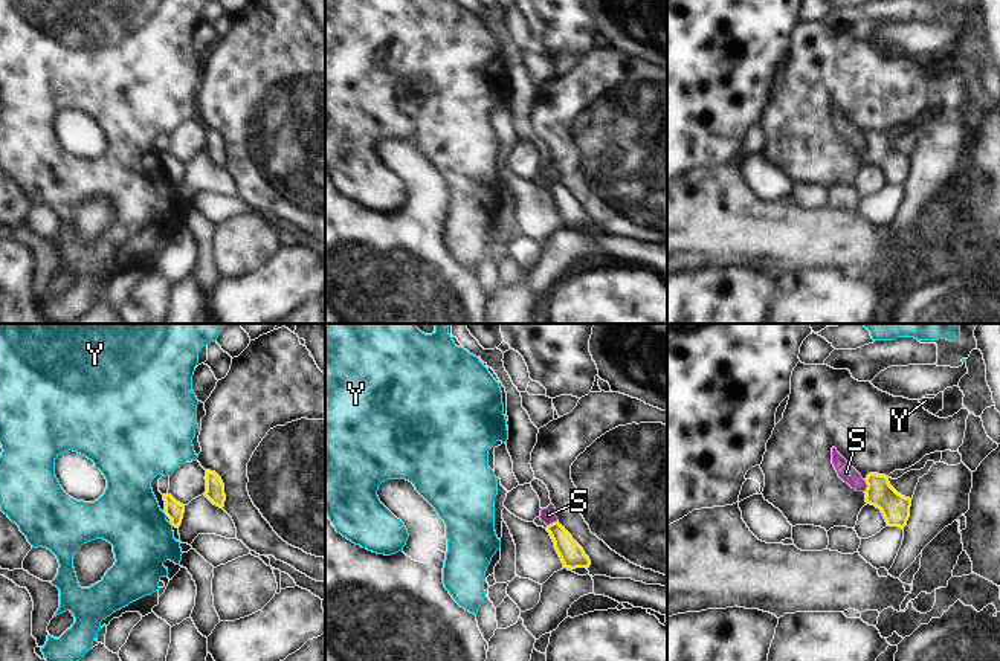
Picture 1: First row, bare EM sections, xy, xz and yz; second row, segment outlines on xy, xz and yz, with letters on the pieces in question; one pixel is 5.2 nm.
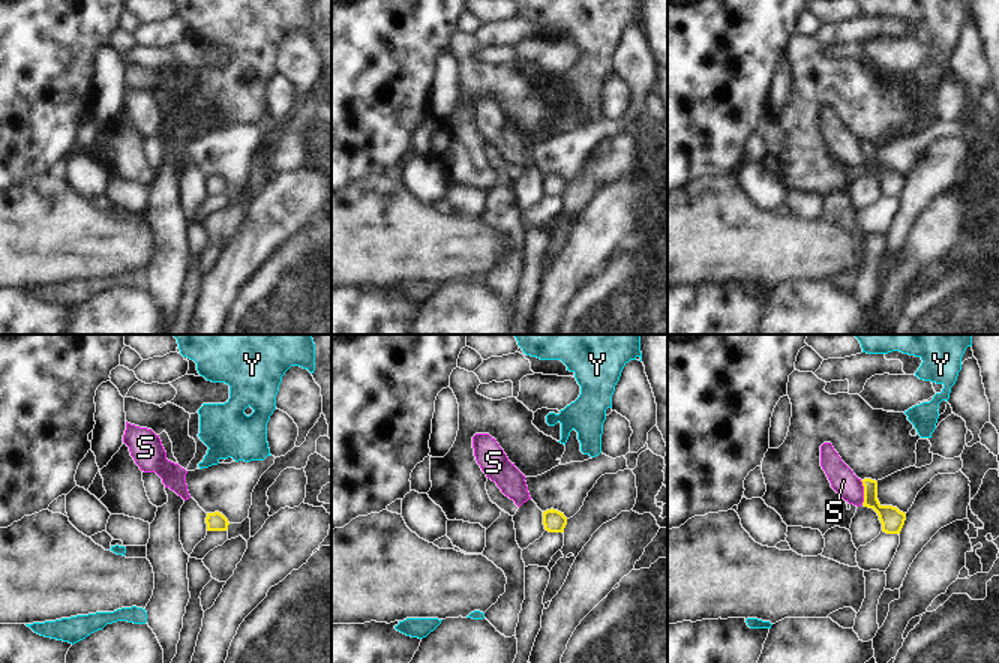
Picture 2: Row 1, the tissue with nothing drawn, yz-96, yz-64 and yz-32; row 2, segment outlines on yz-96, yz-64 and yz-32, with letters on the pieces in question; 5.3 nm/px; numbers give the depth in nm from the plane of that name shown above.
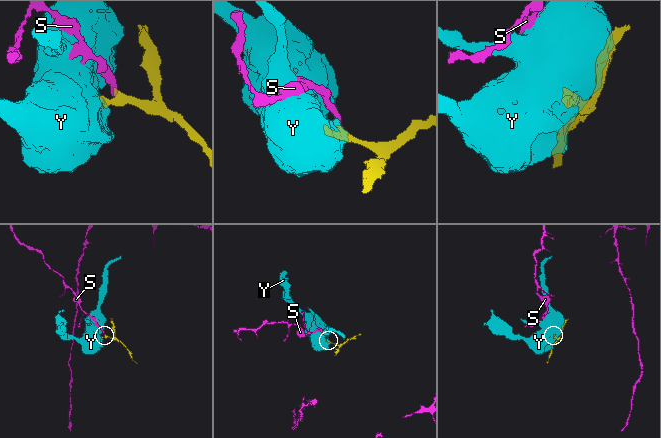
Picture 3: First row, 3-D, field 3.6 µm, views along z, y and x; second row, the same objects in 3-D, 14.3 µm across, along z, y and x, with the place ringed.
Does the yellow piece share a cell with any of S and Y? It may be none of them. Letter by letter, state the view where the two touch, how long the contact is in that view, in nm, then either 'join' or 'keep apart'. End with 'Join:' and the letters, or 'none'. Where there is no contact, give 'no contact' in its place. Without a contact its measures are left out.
S: yz | 60 nm | keep apart
Y: no contact | keep apart
Join: none

